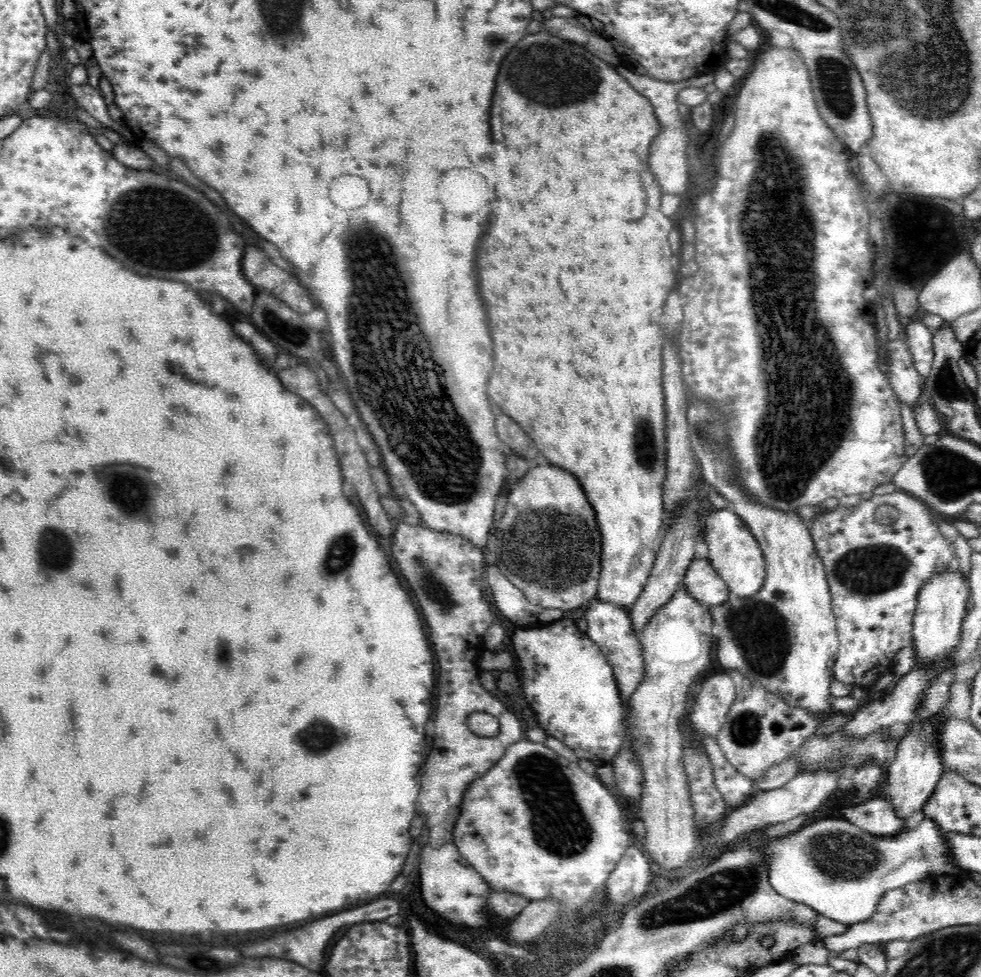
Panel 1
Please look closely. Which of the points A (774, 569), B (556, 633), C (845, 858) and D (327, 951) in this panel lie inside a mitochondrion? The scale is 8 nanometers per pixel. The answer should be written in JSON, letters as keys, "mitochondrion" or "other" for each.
{"A":"other","B":"other","C":"mitochondrion","D":"other"}

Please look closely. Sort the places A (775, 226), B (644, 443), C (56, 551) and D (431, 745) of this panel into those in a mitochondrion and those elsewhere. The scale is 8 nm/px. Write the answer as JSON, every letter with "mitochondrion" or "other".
{"A":"mitochondrion","B":"mitochondrion","C":"mitochondrion","D":"other"}

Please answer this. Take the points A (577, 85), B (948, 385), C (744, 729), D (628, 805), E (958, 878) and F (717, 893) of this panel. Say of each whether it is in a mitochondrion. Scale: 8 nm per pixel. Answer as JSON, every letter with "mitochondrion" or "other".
{"A":"mitochondrion","B":"mitochondrion","C":"mitochondrion","D":"other","E":"other","F":"mitochondrion"}

